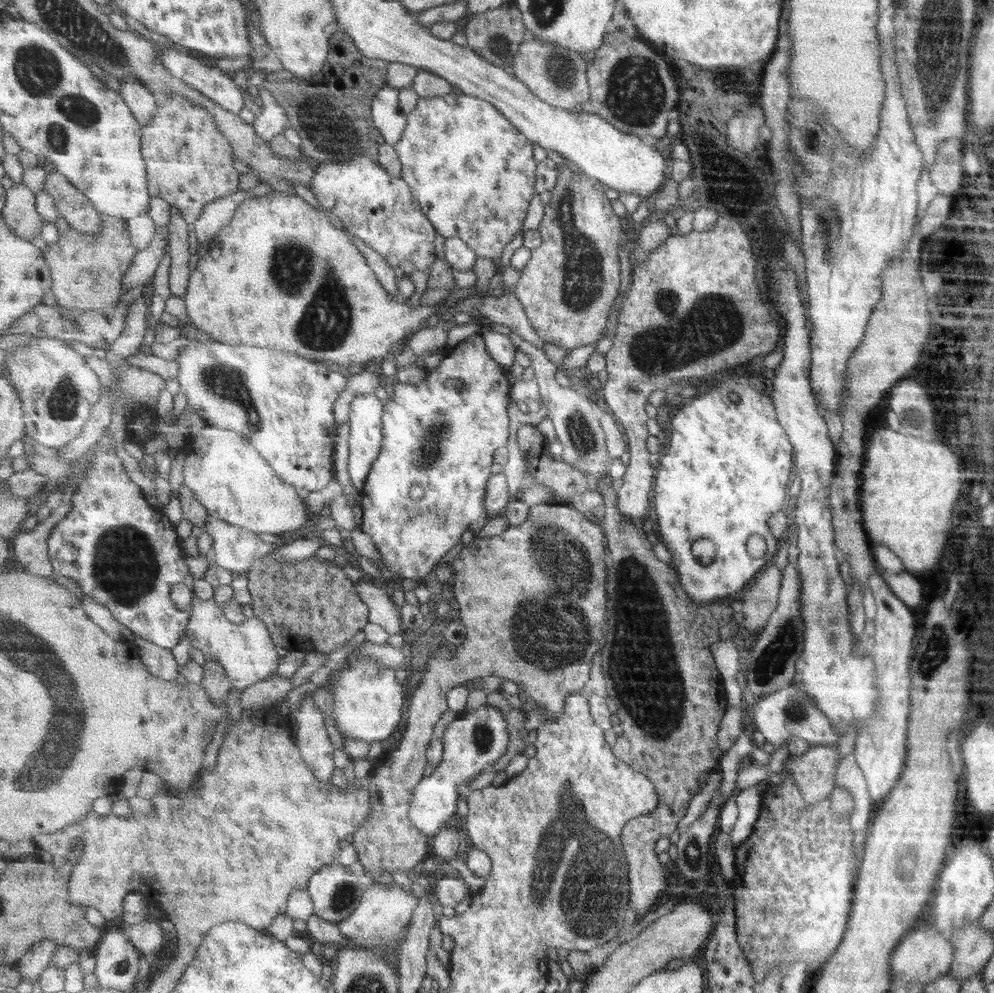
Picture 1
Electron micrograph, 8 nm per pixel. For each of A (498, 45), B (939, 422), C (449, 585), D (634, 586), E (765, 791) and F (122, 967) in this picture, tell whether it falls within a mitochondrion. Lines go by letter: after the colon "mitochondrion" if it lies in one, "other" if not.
A: mitochondrion
B: mitochondrion
C: other
D: mitochondrion
E: other
F: other

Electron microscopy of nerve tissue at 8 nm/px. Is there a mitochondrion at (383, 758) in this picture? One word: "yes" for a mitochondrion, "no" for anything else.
no

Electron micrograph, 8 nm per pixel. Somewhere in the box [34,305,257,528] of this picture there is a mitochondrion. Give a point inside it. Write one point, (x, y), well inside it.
(64, 401)

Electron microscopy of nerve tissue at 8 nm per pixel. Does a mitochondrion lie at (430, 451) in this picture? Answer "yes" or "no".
yes

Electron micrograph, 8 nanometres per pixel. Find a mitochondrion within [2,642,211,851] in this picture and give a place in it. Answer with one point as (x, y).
(45, 774)

